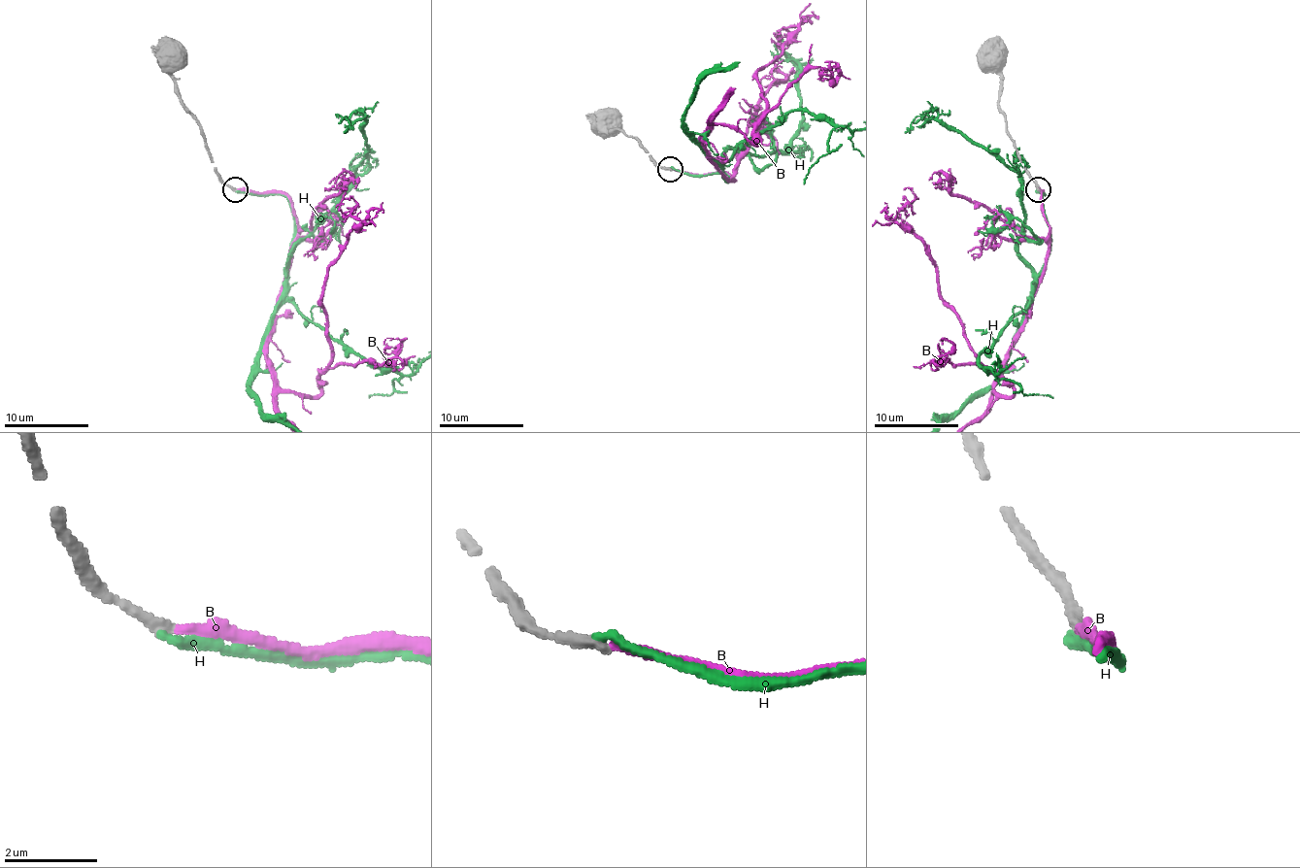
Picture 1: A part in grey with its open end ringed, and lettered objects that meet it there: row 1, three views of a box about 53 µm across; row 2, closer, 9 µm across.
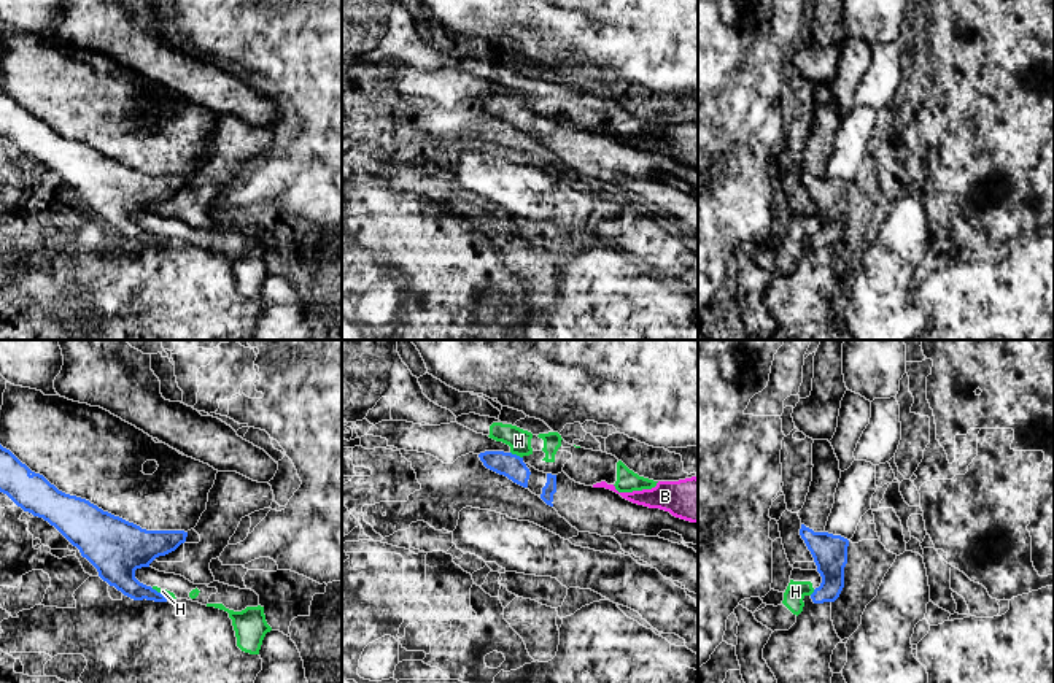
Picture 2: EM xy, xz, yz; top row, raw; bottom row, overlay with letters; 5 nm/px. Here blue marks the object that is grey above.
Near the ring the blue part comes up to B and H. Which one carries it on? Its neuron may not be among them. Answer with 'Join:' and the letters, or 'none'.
Join: none

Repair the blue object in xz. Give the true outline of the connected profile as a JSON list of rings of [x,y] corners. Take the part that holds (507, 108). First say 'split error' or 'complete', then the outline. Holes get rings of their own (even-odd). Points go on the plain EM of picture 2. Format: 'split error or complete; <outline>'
split error; [[[504,95],[479,98],[483,110],[539,140],[579,176],[614,181],[617,176],[658,181],[661,175],[679,178],[685,187],[698,189],[698,167],[649,152],[606,133],[575,127],[564,116],[544,118]]]

